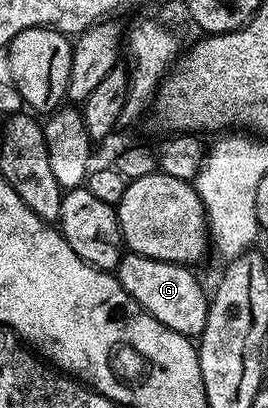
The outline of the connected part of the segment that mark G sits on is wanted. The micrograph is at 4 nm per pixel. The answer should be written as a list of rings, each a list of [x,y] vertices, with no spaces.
[[[132,251],[123,255],[118,263],[116,275],[120,286],[156,322],[164,322],[181,336],[197,338],[206,325],[206,315],[210,309],[207,293],[202,293],[202,284],[193,276],[191,269],[184,264],[173,264],[156,258],[141,256]]]

